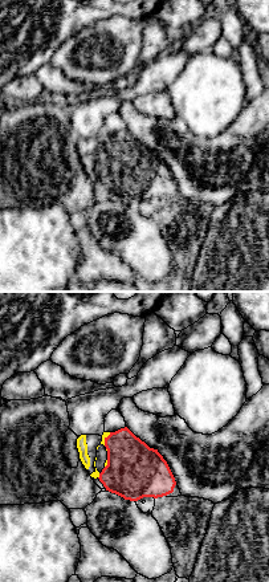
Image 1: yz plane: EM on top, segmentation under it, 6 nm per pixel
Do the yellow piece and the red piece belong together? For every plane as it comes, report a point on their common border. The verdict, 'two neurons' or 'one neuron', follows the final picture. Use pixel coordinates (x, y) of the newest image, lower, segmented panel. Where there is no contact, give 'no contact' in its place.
meets yellow at (104, 439)

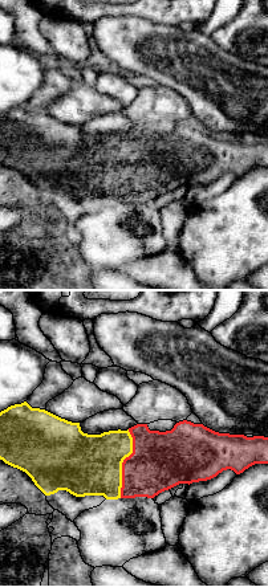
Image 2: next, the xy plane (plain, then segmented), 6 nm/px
meets yellow at (121, 464)

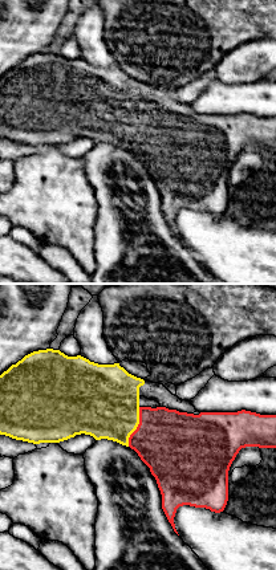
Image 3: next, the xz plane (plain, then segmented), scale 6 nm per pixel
meets yellow at (137, 426)

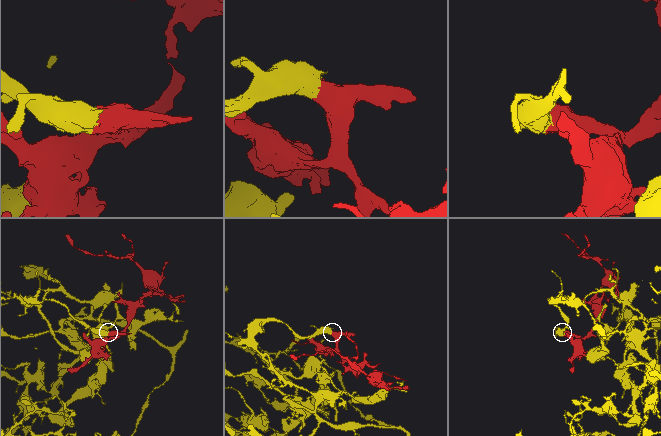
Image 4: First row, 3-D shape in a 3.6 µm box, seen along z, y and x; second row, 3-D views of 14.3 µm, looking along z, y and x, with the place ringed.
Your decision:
one neuron

